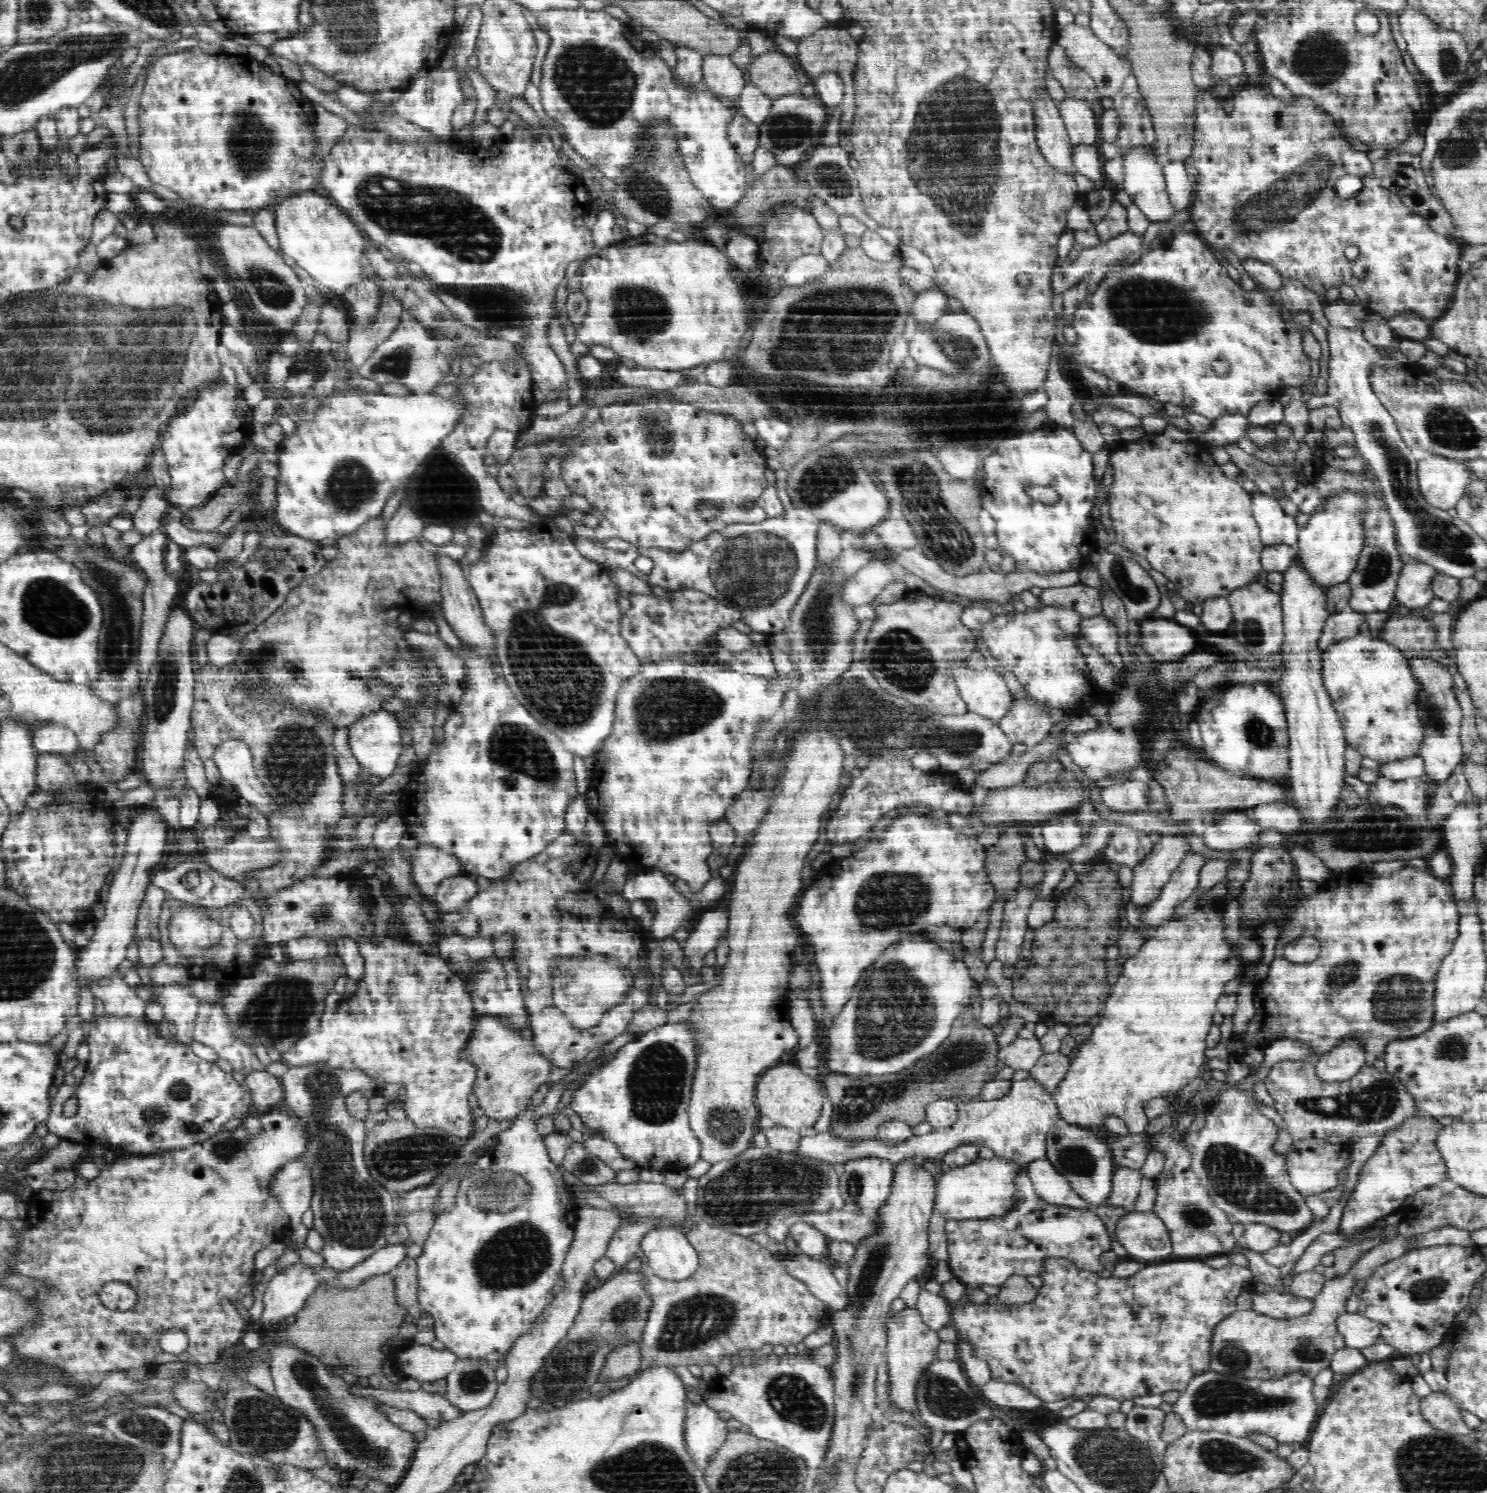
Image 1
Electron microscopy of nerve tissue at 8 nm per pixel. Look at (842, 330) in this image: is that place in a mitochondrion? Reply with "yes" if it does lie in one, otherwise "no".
yes

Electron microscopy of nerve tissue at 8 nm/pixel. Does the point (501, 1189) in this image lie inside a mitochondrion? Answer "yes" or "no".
yes

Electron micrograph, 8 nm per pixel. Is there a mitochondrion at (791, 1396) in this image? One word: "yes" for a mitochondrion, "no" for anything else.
yes

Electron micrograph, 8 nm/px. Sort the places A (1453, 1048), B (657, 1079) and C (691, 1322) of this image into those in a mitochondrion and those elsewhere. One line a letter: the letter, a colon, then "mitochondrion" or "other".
A: mitochondrion
B: mitochondrion
C: mitochondrion

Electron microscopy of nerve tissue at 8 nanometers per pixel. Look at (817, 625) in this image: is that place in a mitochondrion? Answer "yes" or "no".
yes

